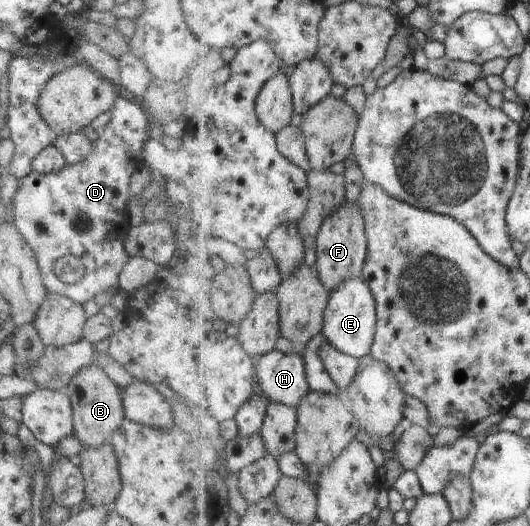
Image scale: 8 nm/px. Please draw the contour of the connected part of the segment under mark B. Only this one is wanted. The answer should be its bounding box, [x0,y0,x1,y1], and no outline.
[58,363,126,449]

